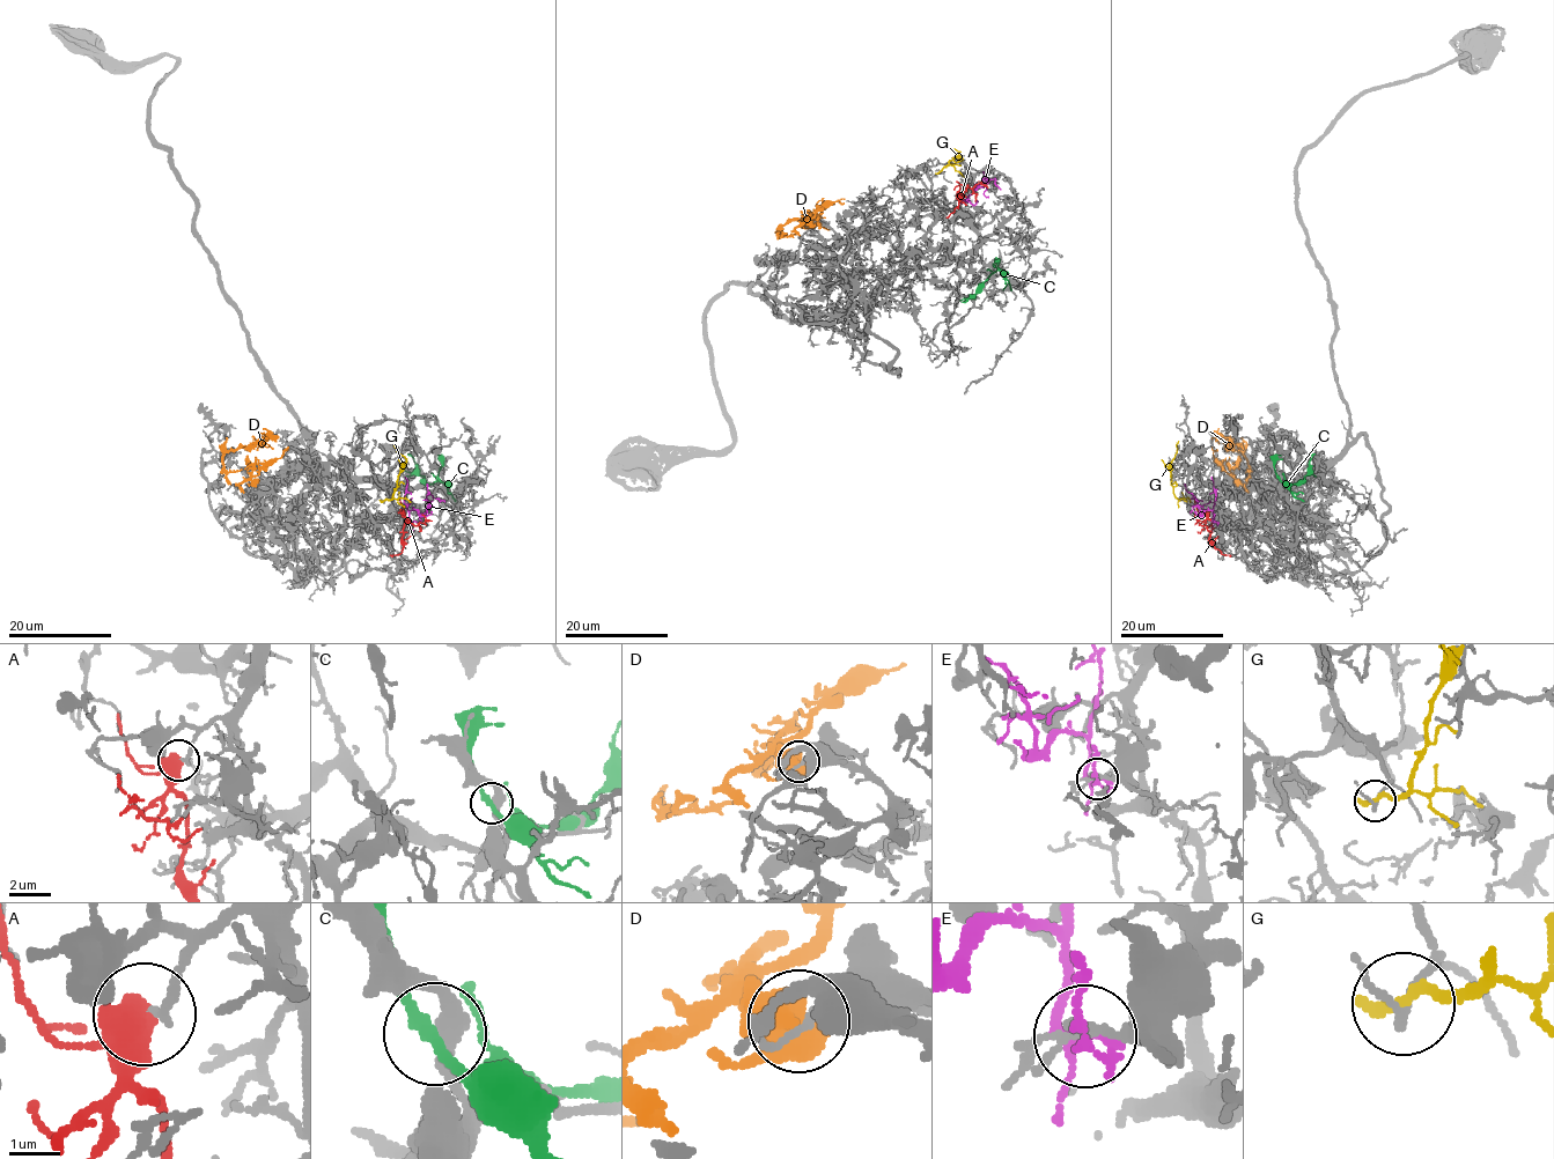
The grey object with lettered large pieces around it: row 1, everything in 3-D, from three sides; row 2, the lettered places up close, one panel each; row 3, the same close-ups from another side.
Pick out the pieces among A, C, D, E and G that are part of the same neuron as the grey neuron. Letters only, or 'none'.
D

